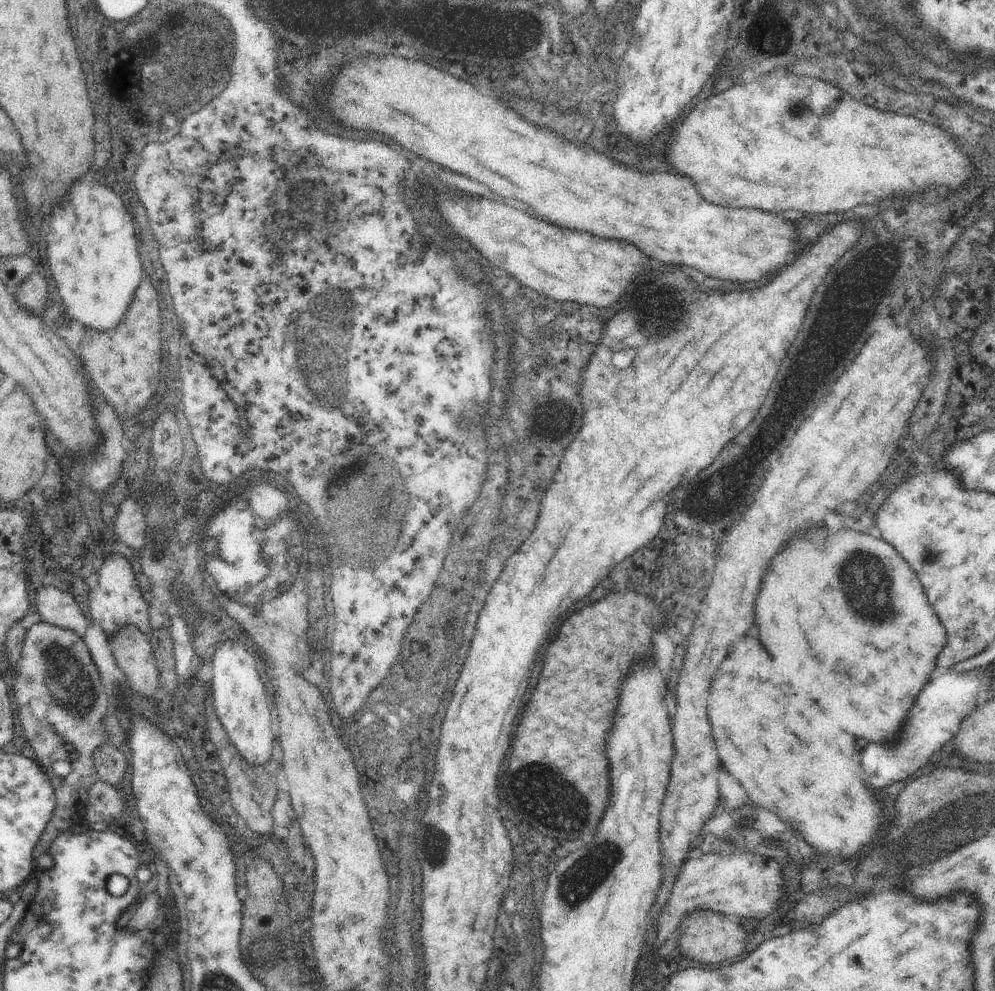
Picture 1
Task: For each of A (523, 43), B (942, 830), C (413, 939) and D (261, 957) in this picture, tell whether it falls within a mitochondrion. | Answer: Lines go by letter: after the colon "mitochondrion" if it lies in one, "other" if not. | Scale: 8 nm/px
A: mitochondrion
B: mitochondrion
C: other
D: mitochondrion

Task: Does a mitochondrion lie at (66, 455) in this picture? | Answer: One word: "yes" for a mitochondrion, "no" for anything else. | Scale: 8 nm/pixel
no

